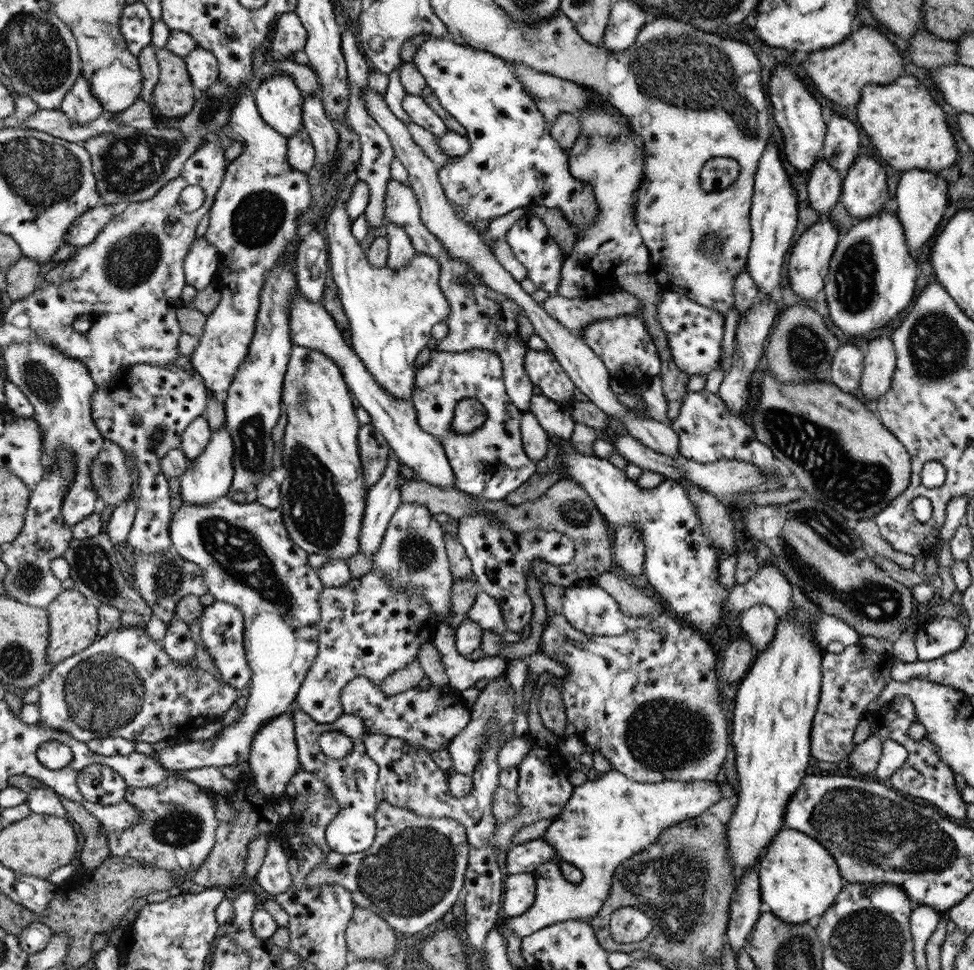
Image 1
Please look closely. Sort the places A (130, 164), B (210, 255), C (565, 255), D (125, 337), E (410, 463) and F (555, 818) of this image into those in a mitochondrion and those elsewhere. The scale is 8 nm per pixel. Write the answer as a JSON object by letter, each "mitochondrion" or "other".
{"A":"mitochondrion","B":"other","C":"other","D":"other","E":"other","F":"other"}

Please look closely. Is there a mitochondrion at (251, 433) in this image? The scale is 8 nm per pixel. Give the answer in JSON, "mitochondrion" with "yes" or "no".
{"mitochondrion":"yes"}

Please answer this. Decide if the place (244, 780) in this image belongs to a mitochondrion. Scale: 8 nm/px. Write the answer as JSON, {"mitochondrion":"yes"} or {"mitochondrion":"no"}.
{"mitochondrion":"no"}

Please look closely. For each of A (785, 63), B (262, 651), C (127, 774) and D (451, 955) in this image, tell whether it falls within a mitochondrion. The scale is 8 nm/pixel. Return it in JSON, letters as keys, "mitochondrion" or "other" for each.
{"A":"other","B":"other","C":"other","D":"mitochondrion"}

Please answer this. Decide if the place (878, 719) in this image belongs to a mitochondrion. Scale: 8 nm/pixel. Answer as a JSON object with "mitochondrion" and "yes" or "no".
{"mitochondrion":"no"}

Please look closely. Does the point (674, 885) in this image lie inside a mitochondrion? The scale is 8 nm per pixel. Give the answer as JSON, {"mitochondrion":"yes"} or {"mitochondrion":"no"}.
{"mitochondrion":"yes"}

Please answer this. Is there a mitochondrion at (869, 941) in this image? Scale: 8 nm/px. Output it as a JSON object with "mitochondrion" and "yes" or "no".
{"mitochondrion":"yes"}

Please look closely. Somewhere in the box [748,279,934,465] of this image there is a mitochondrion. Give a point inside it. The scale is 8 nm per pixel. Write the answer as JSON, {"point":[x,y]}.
{"point":[805,350]}

